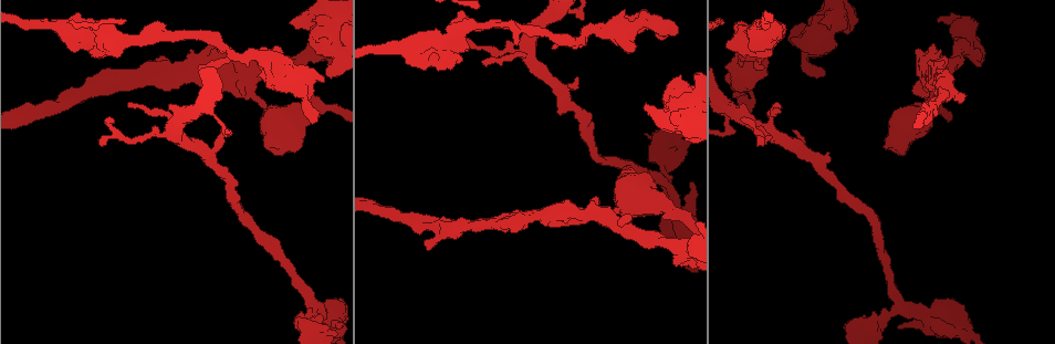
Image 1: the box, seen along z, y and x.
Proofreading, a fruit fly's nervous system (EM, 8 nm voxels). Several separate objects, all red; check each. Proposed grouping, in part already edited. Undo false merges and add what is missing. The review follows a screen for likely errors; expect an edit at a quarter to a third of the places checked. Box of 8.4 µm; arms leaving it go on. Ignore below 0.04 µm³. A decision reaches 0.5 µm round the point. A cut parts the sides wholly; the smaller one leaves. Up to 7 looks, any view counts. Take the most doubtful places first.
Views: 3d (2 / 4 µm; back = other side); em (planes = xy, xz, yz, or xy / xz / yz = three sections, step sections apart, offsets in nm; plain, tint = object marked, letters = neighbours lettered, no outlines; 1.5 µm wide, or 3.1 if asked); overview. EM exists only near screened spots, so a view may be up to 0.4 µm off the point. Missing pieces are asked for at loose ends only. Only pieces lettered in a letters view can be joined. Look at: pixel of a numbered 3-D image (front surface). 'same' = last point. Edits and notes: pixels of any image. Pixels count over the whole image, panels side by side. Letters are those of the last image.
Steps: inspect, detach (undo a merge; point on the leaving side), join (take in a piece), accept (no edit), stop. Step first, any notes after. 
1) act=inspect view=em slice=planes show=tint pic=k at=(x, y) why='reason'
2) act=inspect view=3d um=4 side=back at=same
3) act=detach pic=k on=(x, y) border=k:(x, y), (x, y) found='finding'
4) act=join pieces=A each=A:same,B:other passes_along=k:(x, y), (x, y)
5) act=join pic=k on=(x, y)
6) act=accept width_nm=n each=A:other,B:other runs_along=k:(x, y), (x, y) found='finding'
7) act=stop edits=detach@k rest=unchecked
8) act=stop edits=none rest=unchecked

act=inspect view=3d um=2 pic=1 at=(555, 48) why='free end'

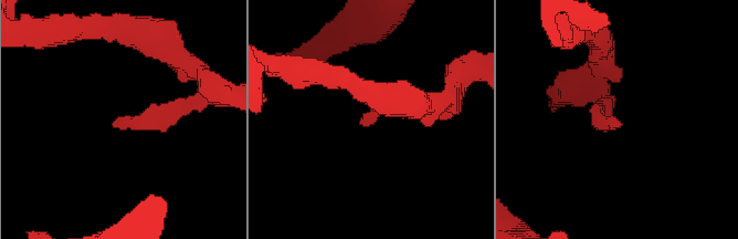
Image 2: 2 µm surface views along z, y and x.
act=inspect view=em slice=planes show=letters pic=2 at=(115, 118) why='need the tissue'

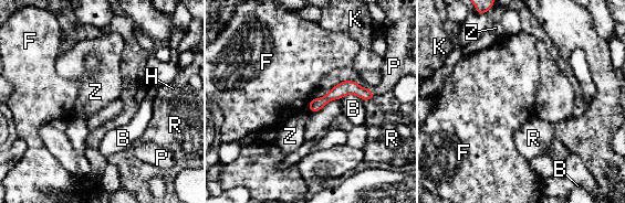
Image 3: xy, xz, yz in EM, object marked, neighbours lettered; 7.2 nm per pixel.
act=accept longest_contact=P:460nm each=B:other,F:other,H:other,K:other,P:other,R:other,Z:other border=3:(312, 99), (308, 105) found='none of them fits'

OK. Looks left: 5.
act=inspect view=em slice=planes show=plain pic=1 at=(314, 121) why='branch stops here'

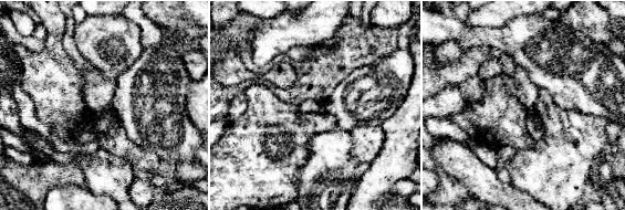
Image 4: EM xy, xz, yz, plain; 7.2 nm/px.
act=inspect view=em slice=planes show=tint at=same why='where the object lies'

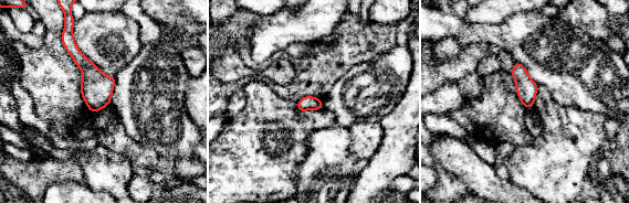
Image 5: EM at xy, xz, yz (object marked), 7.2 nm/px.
act=inspect view=em slice=planes show=letters at=same why='what lies round it'

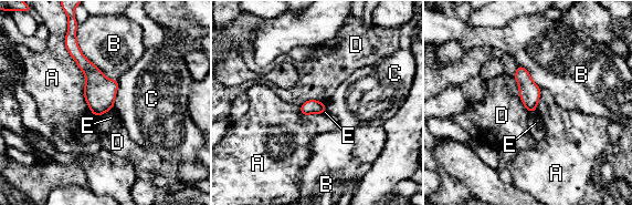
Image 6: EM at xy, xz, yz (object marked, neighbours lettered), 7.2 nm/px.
act=accept width_nm=110 each=A:other,B:other,C:other,D:other,E:other found='no lettered piece goes on from it'

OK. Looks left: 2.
act=stop edits=none rest=unchecked

